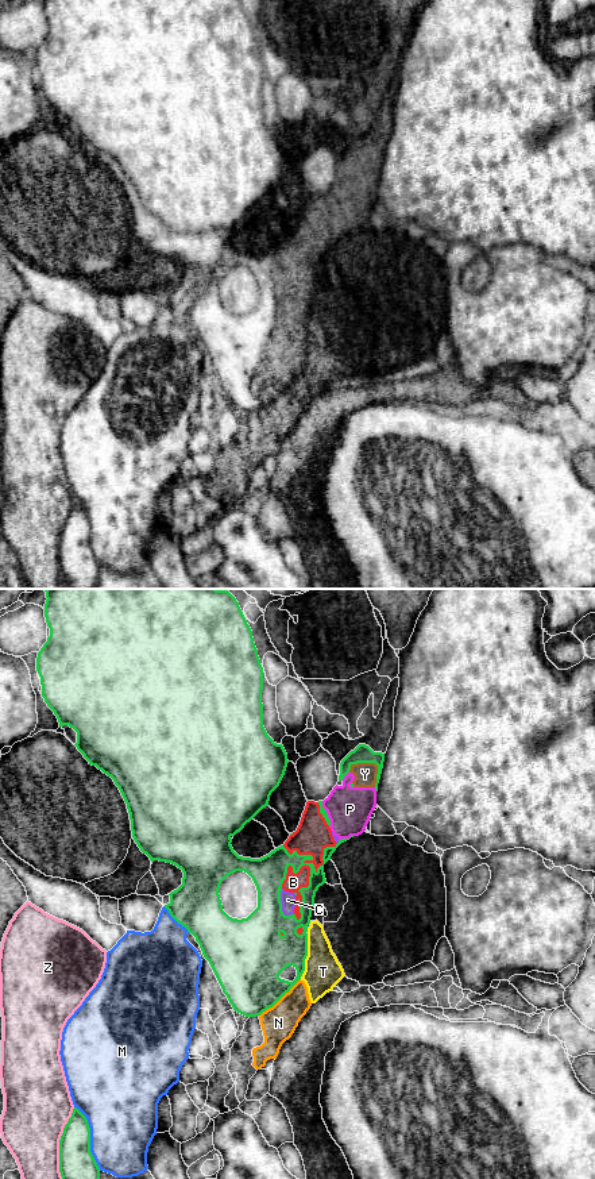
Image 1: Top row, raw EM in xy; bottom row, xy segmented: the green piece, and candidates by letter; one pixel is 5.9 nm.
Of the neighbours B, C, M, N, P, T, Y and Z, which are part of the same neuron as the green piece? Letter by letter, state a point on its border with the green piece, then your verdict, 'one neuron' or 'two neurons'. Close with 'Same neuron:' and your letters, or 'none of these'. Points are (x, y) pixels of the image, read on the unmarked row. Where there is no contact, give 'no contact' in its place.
B: xy (310, 268) | two neurons
C: xy (281, 300) | two neurons
M: xy (89, 534) | two neurons
N: xy (279, 393) | two neurons
P: xy (327, 210) | two neurons
T: xy (306, 350) | two neurons
Y: xy (374, 157) | two neurons
Z: xy (60, 539) | two neurons
Same neuron: none of these

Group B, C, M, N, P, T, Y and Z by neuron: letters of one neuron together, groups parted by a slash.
B C P Y / M / N T / Z

